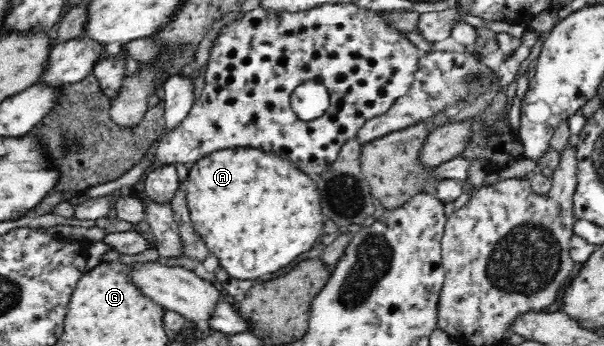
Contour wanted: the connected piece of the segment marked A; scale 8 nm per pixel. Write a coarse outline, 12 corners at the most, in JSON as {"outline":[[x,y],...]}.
{"outline":[[259,148],[193,163],[196,232],[232,278],[312,250],[316,178]]}

